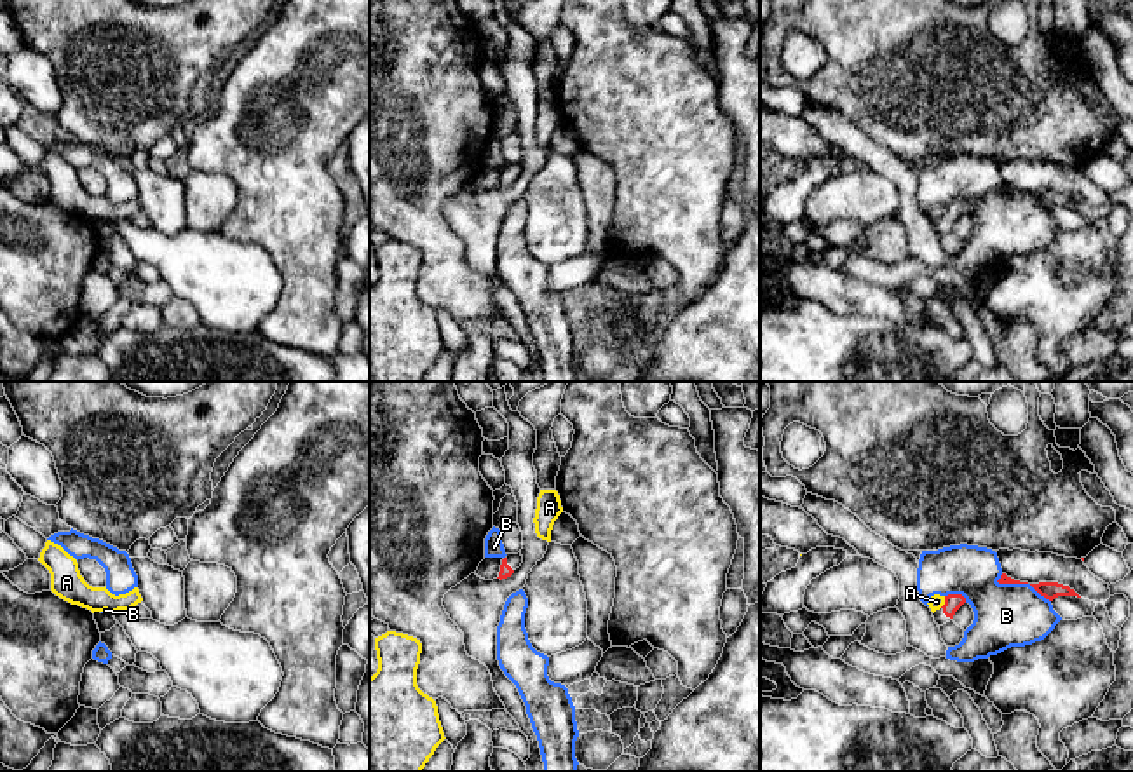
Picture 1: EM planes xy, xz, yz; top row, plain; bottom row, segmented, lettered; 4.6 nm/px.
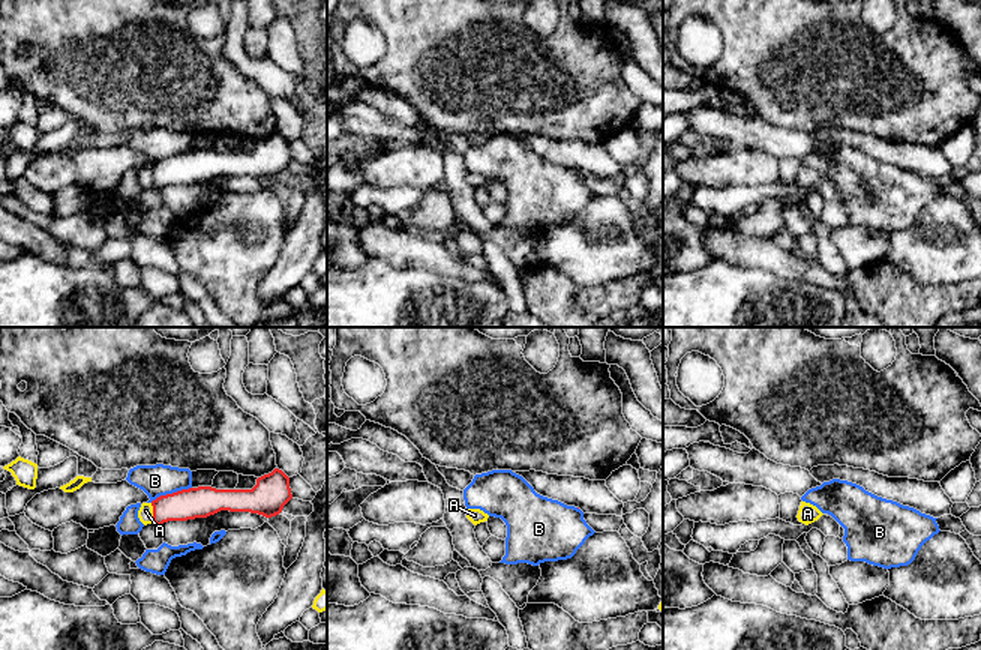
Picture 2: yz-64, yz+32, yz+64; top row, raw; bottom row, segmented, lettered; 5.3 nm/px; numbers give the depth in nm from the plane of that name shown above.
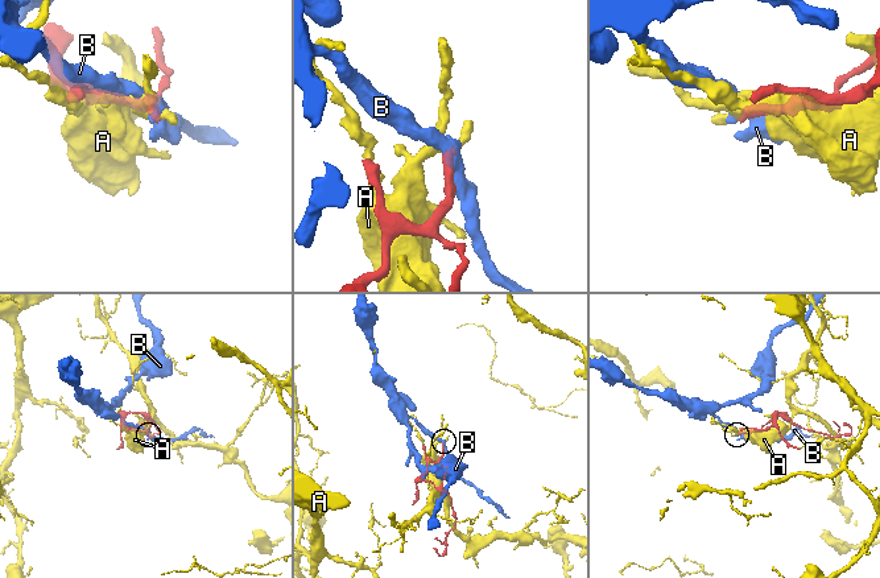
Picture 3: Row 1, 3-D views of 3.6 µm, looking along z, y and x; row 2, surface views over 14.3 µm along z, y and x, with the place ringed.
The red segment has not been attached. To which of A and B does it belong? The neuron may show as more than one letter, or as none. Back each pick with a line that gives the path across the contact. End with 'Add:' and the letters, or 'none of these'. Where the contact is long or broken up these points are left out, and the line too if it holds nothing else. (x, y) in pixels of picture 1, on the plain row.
Add: none of these

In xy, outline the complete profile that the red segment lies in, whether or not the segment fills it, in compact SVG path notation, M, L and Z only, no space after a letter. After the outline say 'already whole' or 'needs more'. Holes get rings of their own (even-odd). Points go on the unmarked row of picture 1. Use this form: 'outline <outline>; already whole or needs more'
outline M129 220L113 221L139 261L152 263L173 296L187 300L199 314L200 324L225 333L258 331L261 319L275 307L282 277L270 253L254 242L234 240L221 232L197 232L185 227L174 235L153 228L136 228Z; needs more

